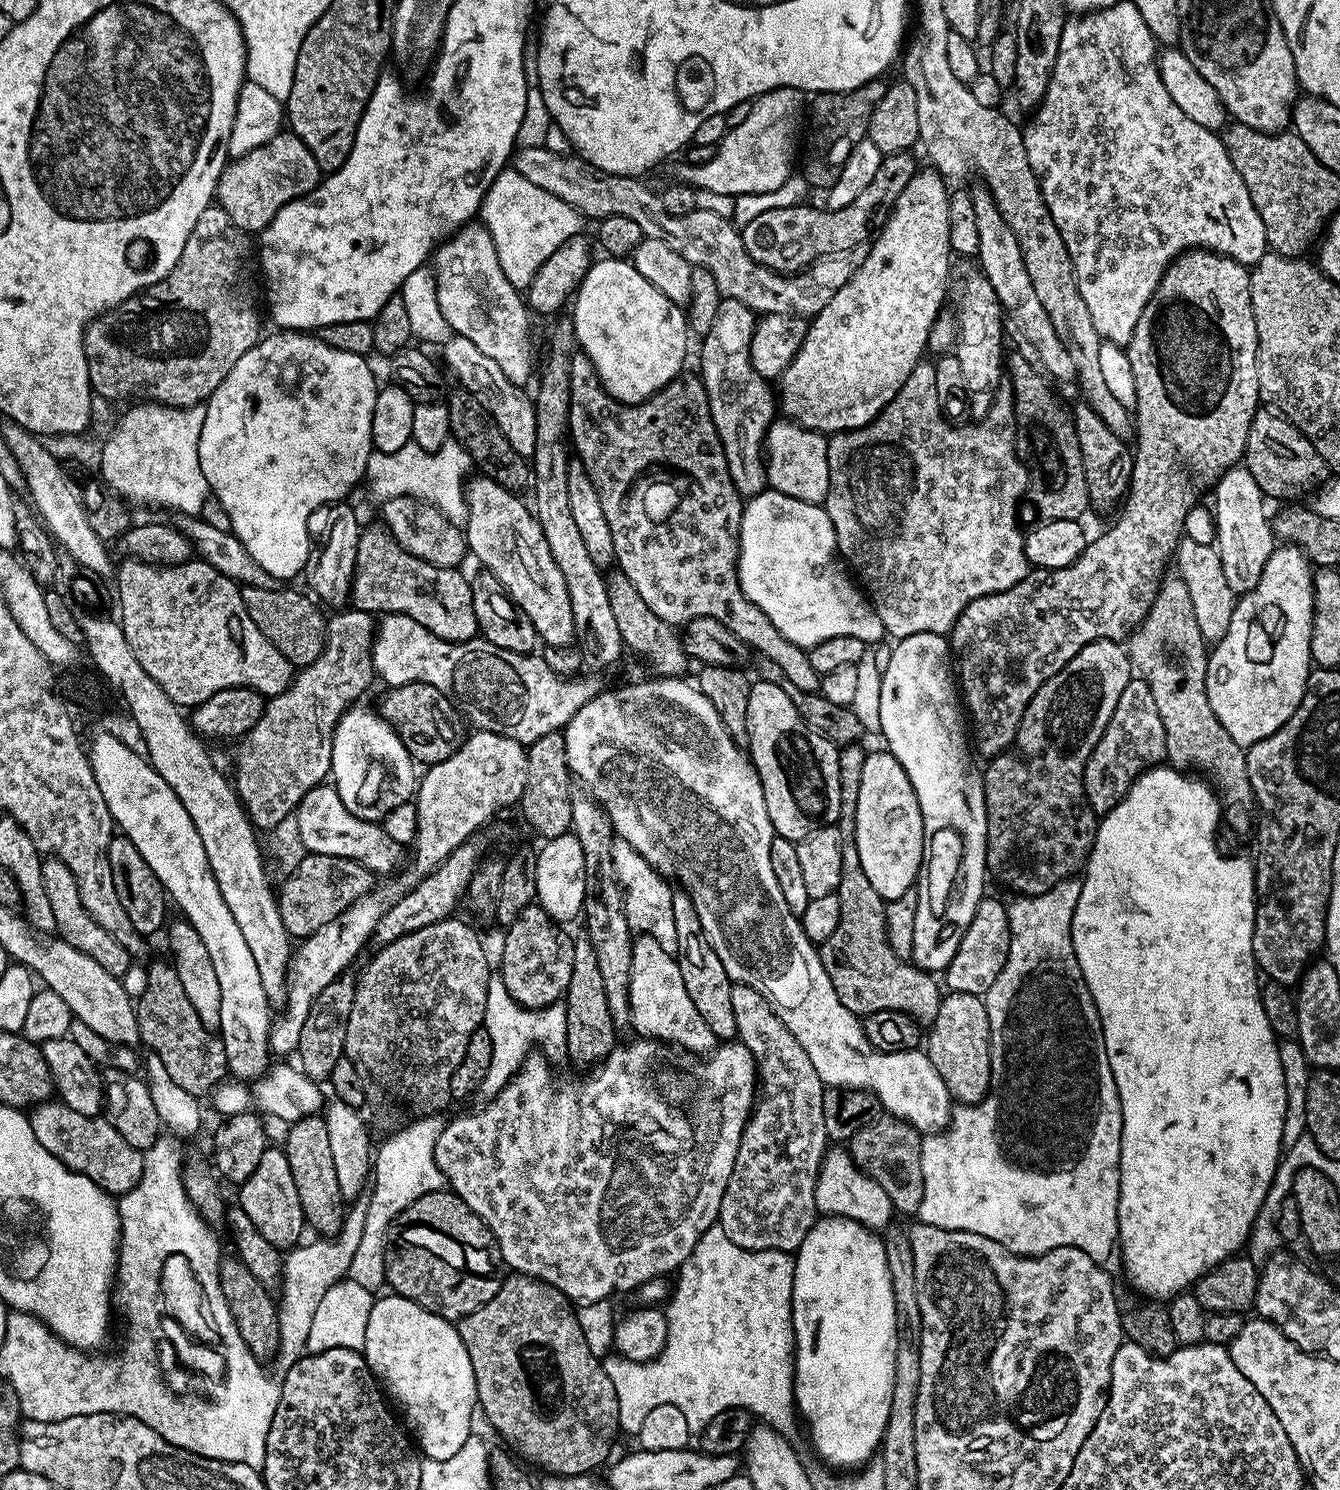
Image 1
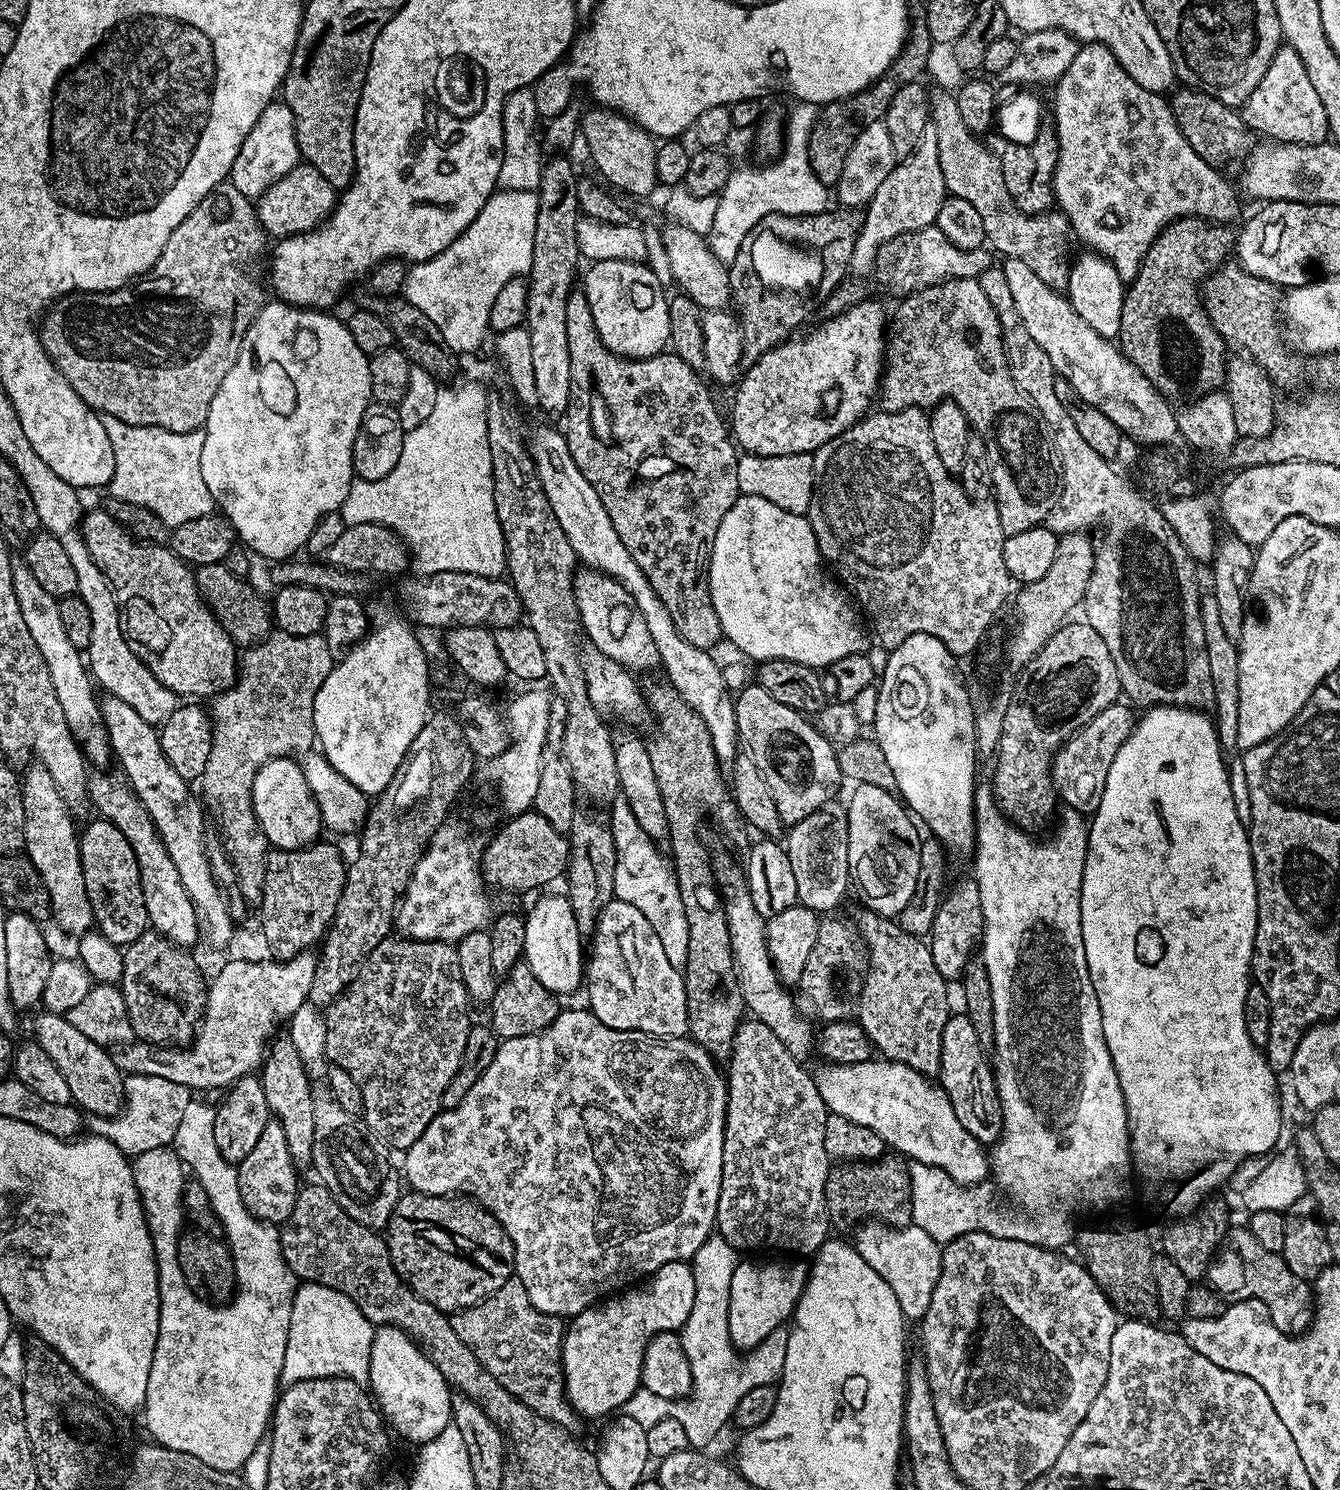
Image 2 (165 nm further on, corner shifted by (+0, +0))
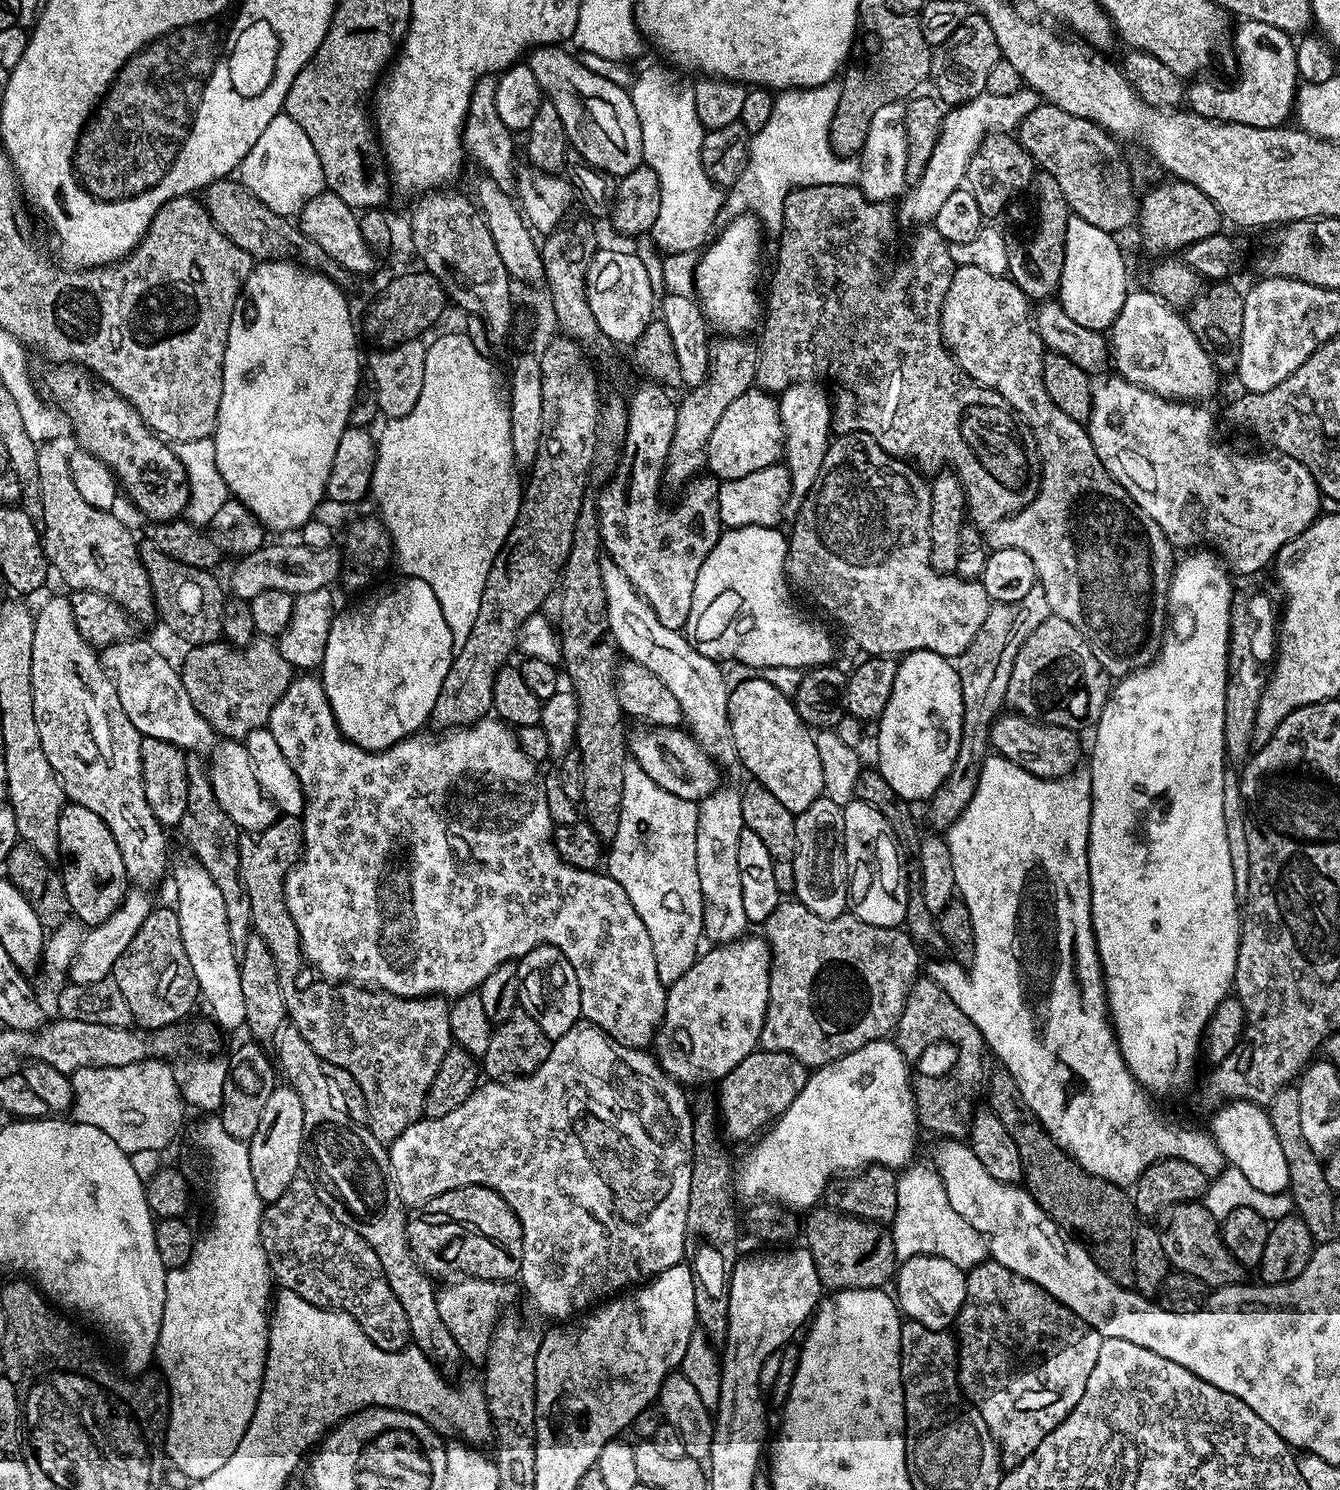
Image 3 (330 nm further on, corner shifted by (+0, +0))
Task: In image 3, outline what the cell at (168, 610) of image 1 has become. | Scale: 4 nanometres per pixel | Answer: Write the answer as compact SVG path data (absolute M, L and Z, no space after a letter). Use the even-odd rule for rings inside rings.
M51 440L41 443L37 450L45 514L42 543L49 565L54 566L55 575L57 572L69 584L69 589L106 594L106 598L118 602L118 606L125 608L129 616L137 621L155 617L156 599L152 597L150 578L140 561L138 540L115 516L115 511L90 506L90 502L78 494L68 461L70 452L62 445L60 440Z

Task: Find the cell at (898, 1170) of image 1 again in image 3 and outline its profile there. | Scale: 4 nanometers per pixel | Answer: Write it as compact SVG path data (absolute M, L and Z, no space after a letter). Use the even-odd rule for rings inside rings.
M817 1206L807 1216L808 1221L802 1224L803 1243L818 1266L818 1278L825 1289L884 1288L887 1280L889 1283L895 1277L898 1261L891 1231L885 1225L845 1216L831 1206Z

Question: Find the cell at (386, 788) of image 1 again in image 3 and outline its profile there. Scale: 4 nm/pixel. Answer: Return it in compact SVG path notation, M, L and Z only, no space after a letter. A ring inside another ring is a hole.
M401 575L399 579L393 584L386 585L385 588L373 587L371 589L371 592L373 591L372 596L366 597L361 604L356 604L353 608L346 609L345 612L337 611L332 617L330 634L326 638L322 679L326 698L330 702L330 710L334 710L336 725L340 728L341 734L352 744L358 745L359 748L365 748L367 752L381 752L390 746L394 746L398 741L404 740L407 736L417 735L423 729L420 727L431 721L434 702L438 702L442 682L446 682L446 674L450 670L454 655L450 626L446 626L446 617L442 615L442 606L438 606L438 598L434 595L434 590L430 590L430 585L427 582L422 582L422 578Z

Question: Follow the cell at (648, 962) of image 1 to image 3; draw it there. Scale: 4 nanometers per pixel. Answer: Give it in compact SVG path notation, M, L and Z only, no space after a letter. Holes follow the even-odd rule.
M300 674L290 682L286 694L282 694L272 708L266 725L304 789L304 842L296 863L284 879L284 905L290 918L294 918L294 926L298 926L300 949L304 952L305 961L313 964L328 982L351 982L409 998L459 998L469 995L468 986L470 994L475 993L482 981L498 970L498 966L519 961L521 956L539 944L553 944L566 954L570 966L574 966L574 974L578 974L581 1017L595 1028L607 1032L611 1040L631 1048L647 1049L663 1022L667 1000L666 986L658 978L658 962L654 962L650 934L646 934L642 918L638 918L630 898L626 898L626 890L622 890L612 876L600 870L587 872L575 868L560 857L554 843L554 825L550 806L546 804L541 769L523 752L517 733L499 718L485 718L475 724L436 734L440 736L407 736L386 750L367 752L341 734L334 710L330 710L330 702L326 698L323 679L316 677L315 680L312 676L315 675Z

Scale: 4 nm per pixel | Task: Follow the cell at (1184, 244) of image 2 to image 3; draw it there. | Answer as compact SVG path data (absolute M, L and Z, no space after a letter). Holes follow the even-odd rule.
M1168 178L1165 184L1154 185L1139 201L1139 228L1144 235L1146 251L1176 254L1186 246L1221 231L1222 213L1210 198L1206 198L1206 194L1202 194L1202 190L1198 190L1198 186Z

